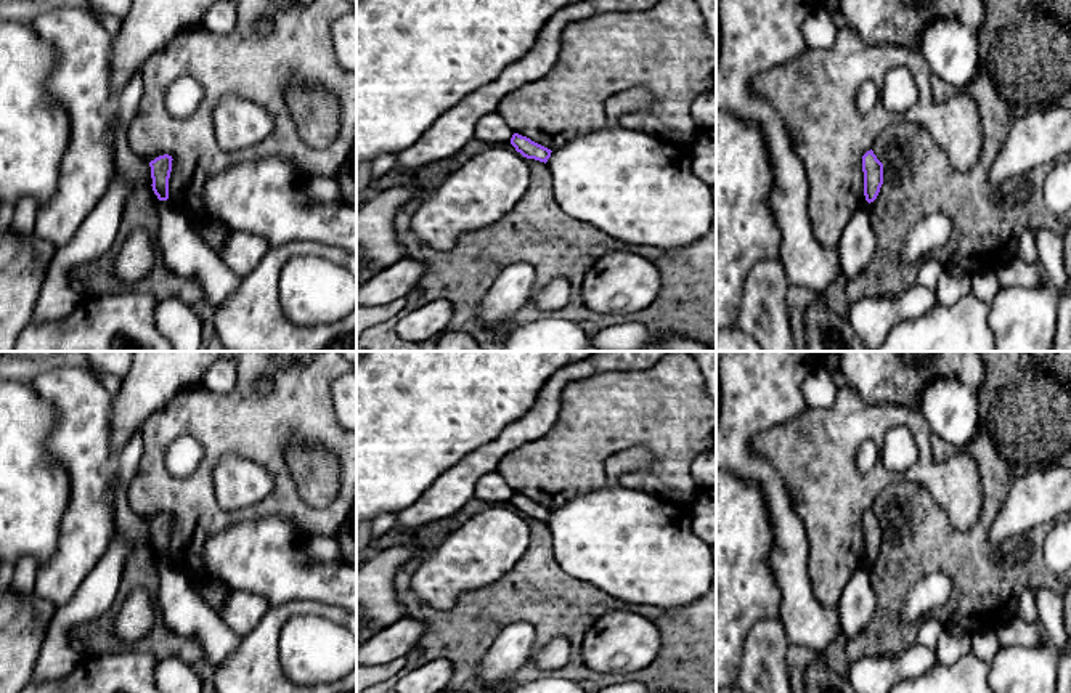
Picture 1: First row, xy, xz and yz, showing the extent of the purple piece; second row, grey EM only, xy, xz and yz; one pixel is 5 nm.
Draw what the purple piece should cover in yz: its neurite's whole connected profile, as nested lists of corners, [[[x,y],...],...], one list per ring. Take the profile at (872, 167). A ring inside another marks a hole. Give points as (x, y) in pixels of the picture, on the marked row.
[[[867,151],[862,156],[862,172],[864,172],[864,196],[870,204],[877,199],[880,188],[883,184],[883,164],[877,159],[873,151]]]

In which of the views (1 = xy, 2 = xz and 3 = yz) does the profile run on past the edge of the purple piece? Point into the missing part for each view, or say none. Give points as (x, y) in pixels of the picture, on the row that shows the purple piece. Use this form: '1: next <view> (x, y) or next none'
1: next none
2: next none
3: next none

